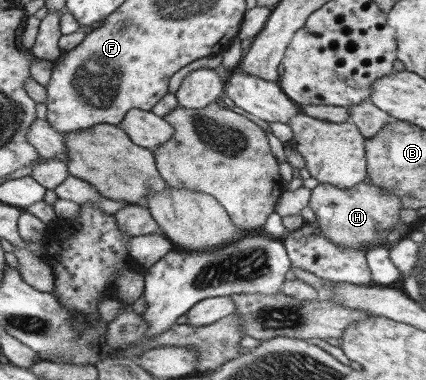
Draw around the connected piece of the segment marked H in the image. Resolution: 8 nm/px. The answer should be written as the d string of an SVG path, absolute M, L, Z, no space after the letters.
M362 181L350 189L318 184L310 190L307 206L313 211L317 221L316 227L318 227L320 233L324 234L326 239L342 247L360 248L364 251L371 246L384 245L386 230L400 220L398 217L398 212L401 209L400 200L393 195L381 193L381 190L374 186L372 182L367 185Z

